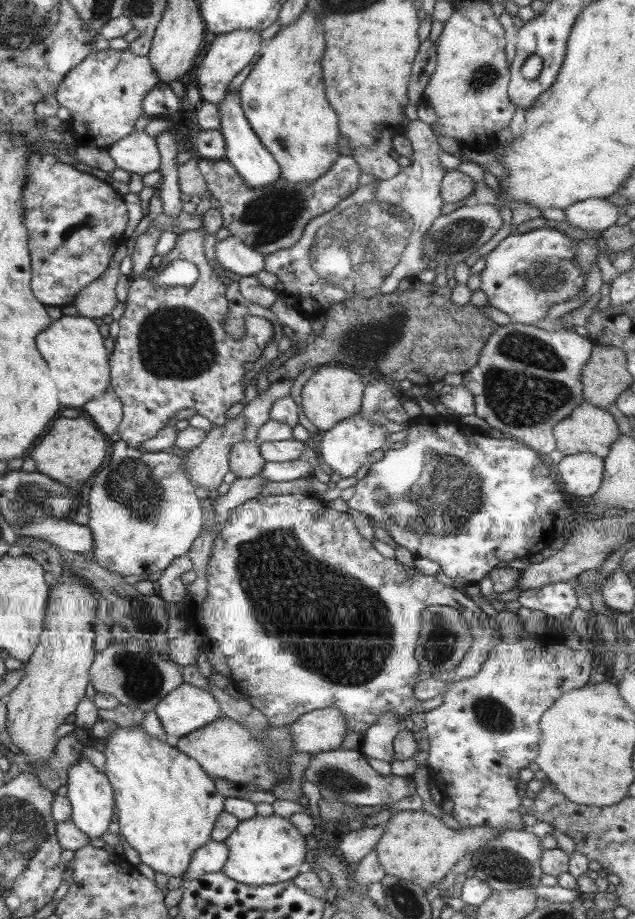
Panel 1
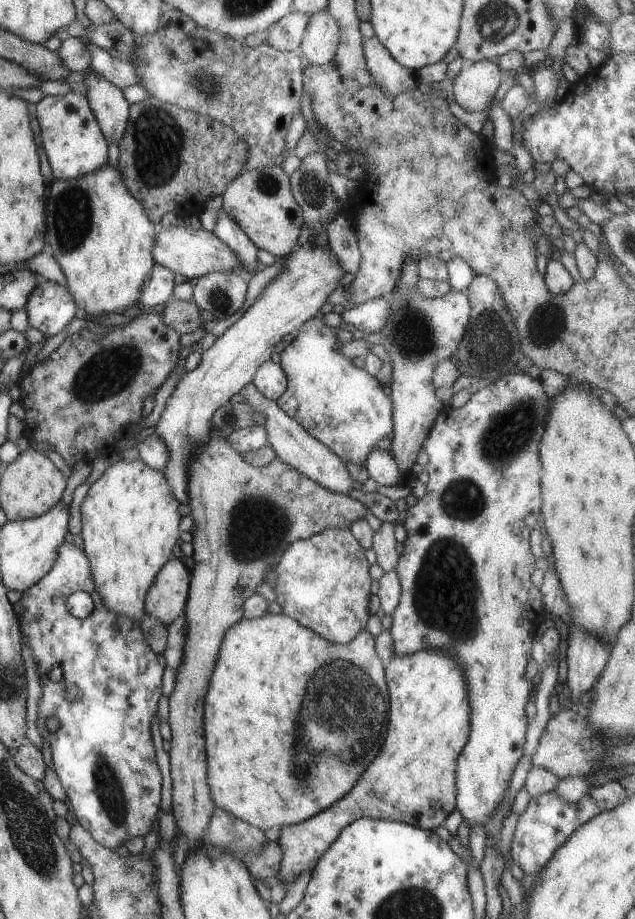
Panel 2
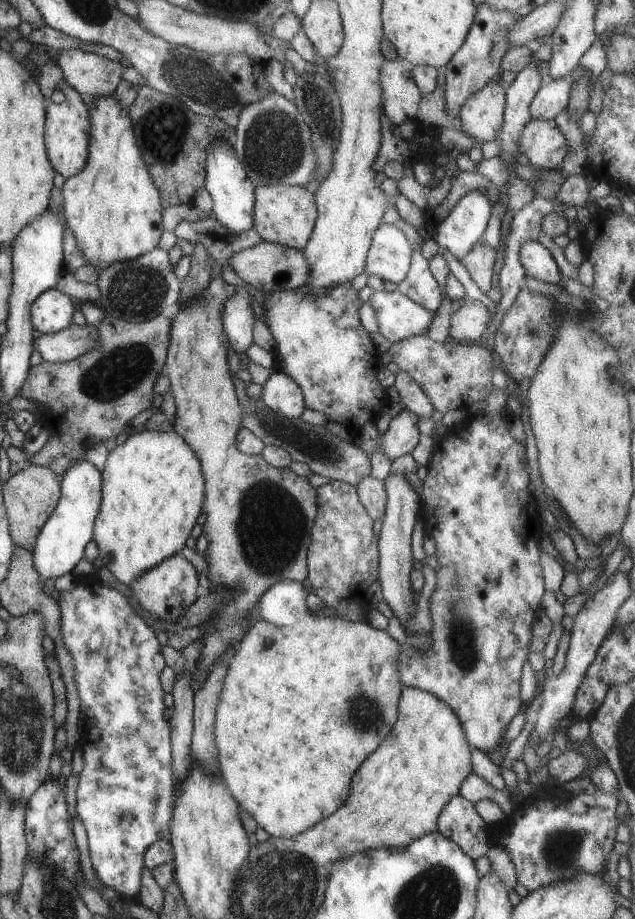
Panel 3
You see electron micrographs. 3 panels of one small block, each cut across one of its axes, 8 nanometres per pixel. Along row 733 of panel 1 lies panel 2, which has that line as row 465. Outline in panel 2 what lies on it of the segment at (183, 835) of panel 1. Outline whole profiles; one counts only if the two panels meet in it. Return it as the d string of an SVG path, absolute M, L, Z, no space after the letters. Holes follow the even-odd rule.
M120 458L113 464L110 464L97 478L87 490L87 493L83 497L83 500L79 506L79 512L81 517L81 540L83 540L83 552L87 558L87 564L89 564L89 570L91 570L91 578L93 578L93 586L95 586L95 592L99 594L96 598L100 601L107 610L111 610L113 614L119 614L119 616L127 616L131 620L135 620L139 623L141 616L144 612L144 598L146 596L147 589L151 586L155 574L161 566L163 566L167 560L172 557L171 549L175 544L179 544L179 513L178 513L179 502L173 498L171 488L167 486L167 478L163 476L161 470L153 470L153 468L147 468L141 458L137 458L133 461L127 461Z

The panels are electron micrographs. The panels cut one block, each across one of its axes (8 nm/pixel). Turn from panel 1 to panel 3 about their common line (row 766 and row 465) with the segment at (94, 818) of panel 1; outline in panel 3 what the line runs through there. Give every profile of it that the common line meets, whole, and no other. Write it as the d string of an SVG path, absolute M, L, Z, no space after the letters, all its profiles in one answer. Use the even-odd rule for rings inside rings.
M83 458L73 462L60 477L60 496L46 525L39 530L31 550L31 562L41 581L58 578L71 572L84 556L87 542L92 540L93 520L101 500L101 474L91 462Z

